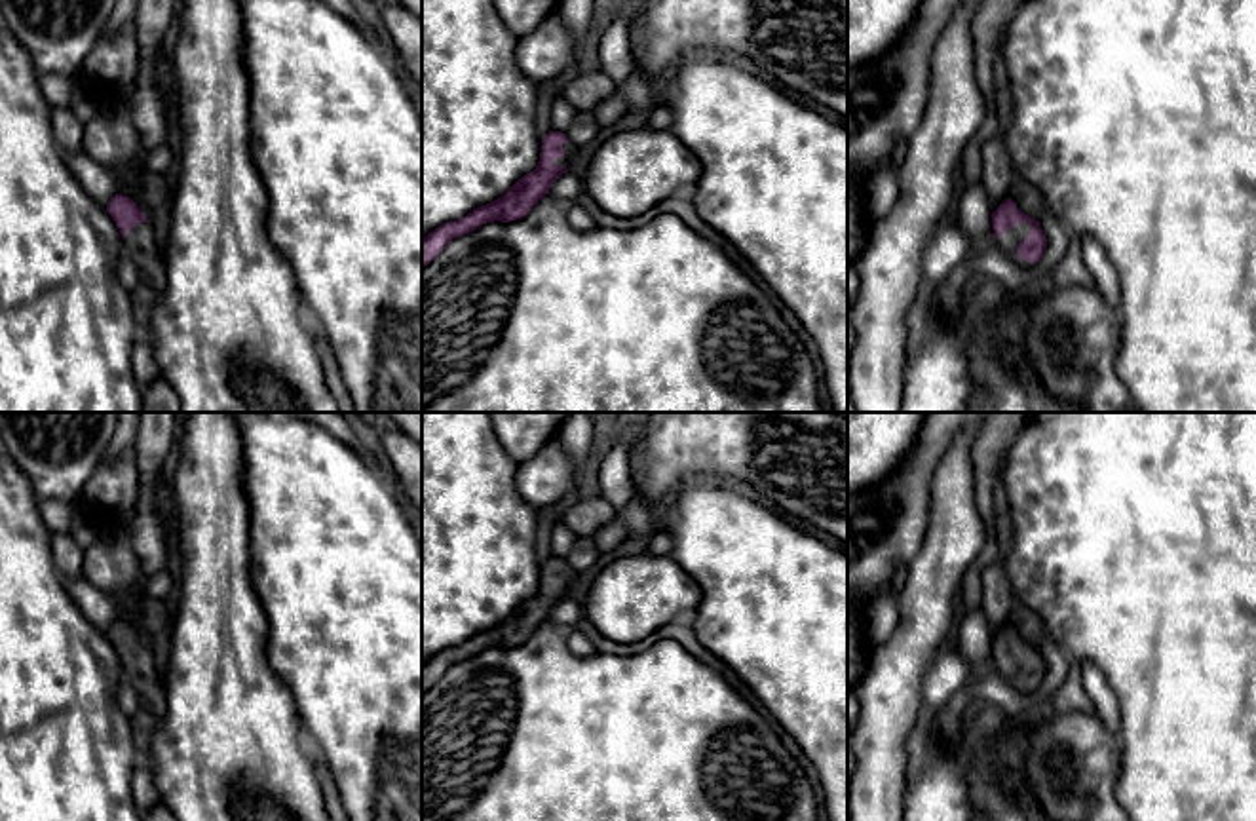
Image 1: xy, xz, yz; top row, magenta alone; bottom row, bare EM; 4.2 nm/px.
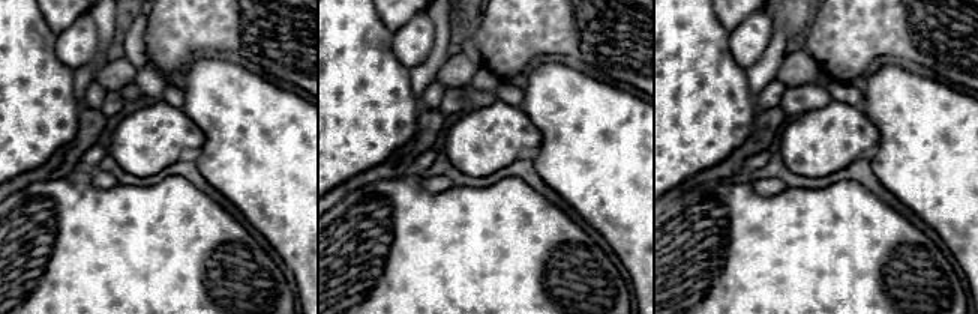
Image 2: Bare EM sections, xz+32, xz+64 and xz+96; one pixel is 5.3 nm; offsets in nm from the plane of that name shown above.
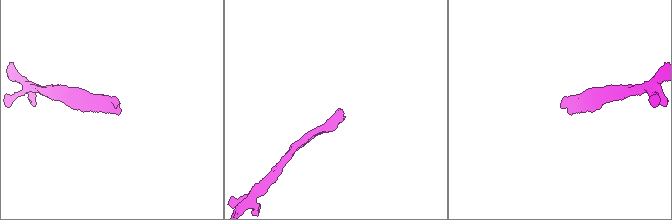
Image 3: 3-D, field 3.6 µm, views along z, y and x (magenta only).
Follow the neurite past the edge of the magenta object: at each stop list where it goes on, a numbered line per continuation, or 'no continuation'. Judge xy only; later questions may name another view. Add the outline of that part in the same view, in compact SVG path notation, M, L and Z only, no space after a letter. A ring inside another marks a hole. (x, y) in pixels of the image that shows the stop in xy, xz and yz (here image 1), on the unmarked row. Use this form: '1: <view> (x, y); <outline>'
1: xy (139, 668); M148 648L135 650L125 663L125 678L135 680L143 690L152 694L154 713L163 711L163 680L158 673Z

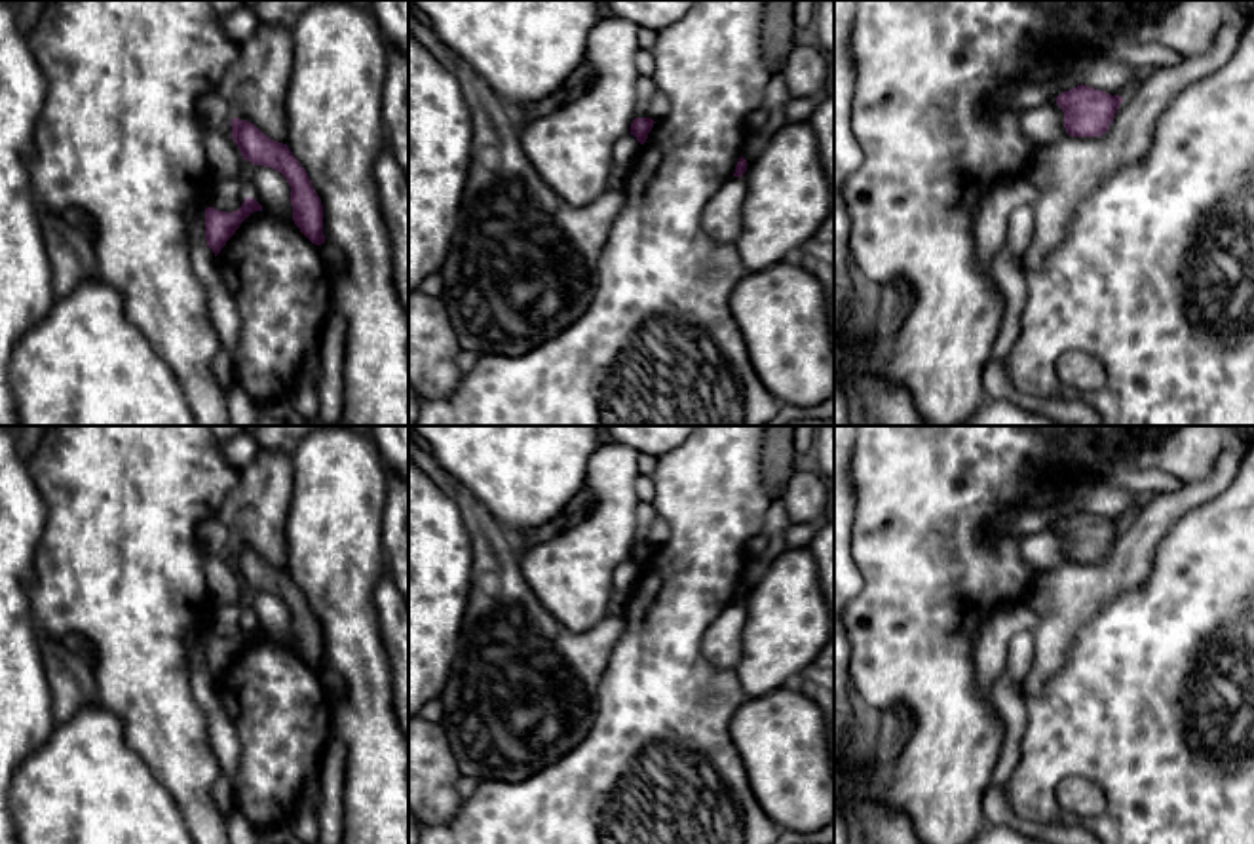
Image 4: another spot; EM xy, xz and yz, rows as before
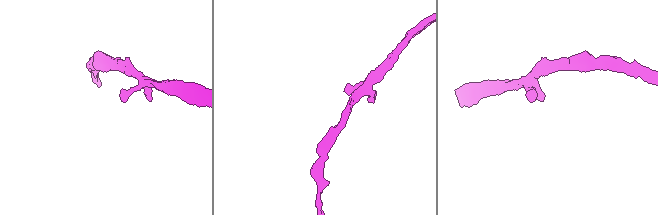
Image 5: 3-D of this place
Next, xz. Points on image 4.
no continuation

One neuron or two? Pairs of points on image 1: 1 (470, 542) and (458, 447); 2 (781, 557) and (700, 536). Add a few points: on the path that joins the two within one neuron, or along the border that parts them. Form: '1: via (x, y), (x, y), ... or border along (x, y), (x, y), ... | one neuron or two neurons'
1: via (458, 519), (458, 470) | one neuron
2: via (761, 557), (743, 557), (721, 538) | one neuron

